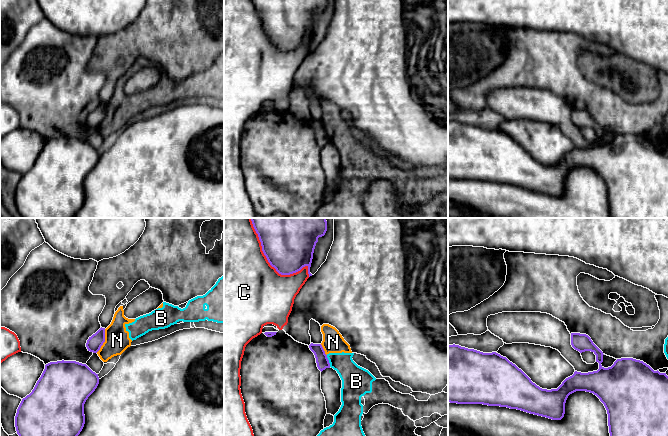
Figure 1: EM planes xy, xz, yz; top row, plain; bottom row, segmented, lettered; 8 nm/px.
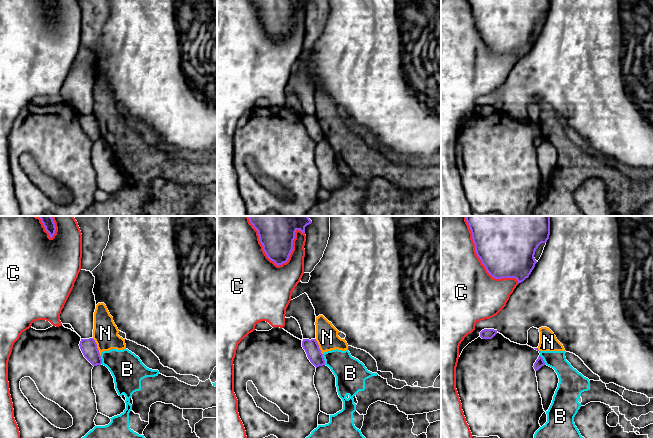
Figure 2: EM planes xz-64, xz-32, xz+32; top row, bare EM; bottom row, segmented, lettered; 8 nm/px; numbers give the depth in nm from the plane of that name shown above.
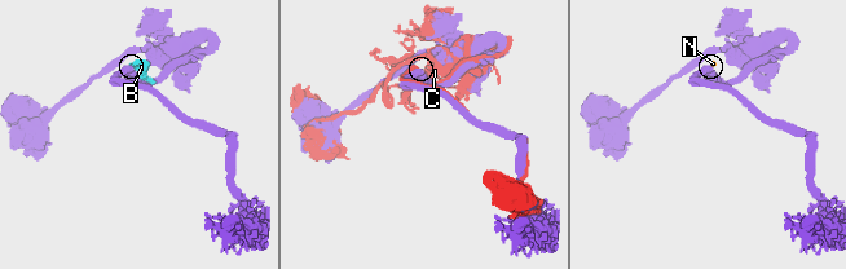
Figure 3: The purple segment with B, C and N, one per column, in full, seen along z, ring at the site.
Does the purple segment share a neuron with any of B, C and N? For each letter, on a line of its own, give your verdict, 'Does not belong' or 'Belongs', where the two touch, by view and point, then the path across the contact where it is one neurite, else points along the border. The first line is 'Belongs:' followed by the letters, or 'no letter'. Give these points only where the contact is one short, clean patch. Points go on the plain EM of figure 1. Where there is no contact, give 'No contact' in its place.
Belongs: no letter
B: Does not belong. Touches purple at xz (328, 137)
C: Does not belong. Touches purple at xz (273, 42)
N: Does not belong. Touches purple at xy (104, 117). Boundary: xy (105, 105), (105, 117), (96, 128)

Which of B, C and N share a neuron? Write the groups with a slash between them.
B N / C

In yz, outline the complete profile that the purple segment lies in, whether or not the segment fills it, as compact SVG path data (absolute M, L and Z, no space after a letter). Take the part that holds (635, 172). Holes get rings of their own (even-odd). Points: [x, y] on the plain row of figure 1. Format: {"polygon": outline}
{"polygon": "M571 109L571 121L580 129L591 127L596 131L596 138L599 139L597 147L581 149L575 147L574 150L566 154L557 165L542 165L531 157L531 155L515 140L510 138L506 133L501 132L496 128L483 129L474 125L468 125L459 121L448 121L448 178L457 180L483 180L488 182L500 182L510 185L521 186L530 190L546 193L552 196L561 196L565 190L565 179L568 172L576 167L586 167L596 171L604 180L608 190L608 202L611 218L668 218L668 152L666 149L660 149L658 146L654 147L649 141L643 137L633 134L617 135L611 143L604 144L601 139L603 138L603 128L593 119L591 114L586 110Z"}

